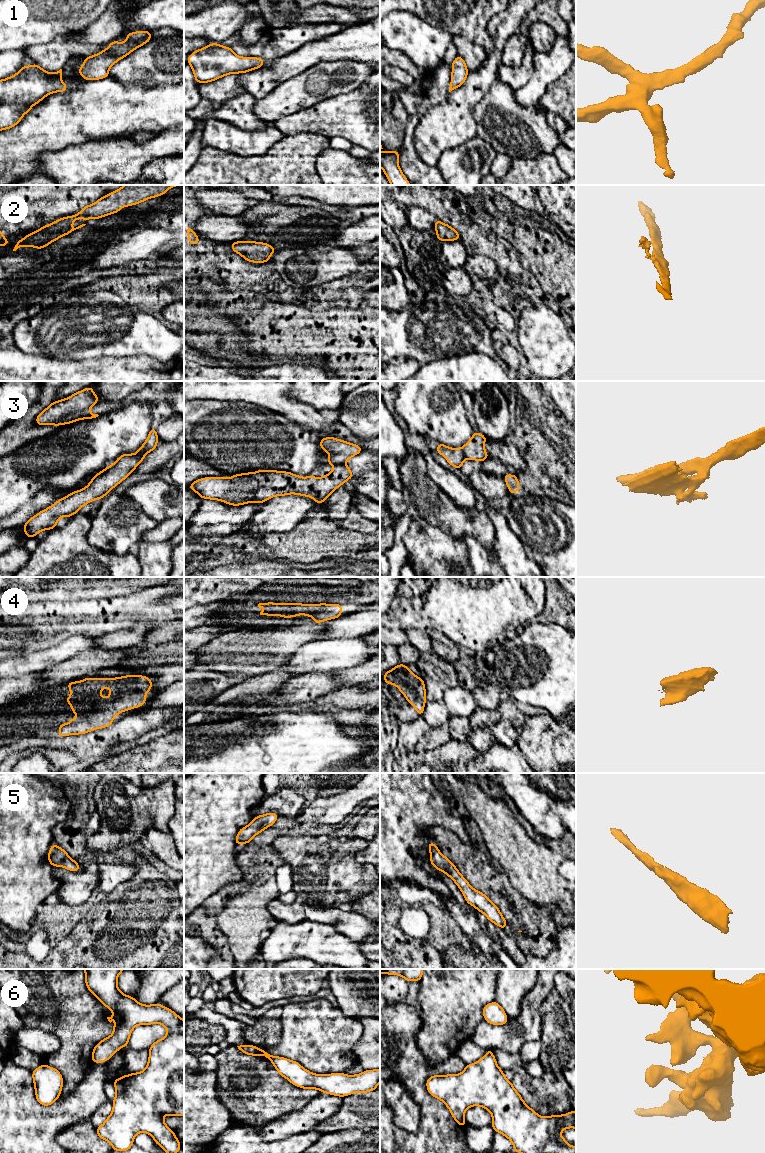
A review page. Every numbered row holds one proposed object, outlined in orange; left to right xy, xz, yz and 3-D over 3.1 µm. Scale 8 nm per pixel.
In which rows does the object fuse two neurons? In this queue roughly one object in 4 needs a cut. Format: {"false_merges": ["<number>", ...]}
{"false_merges": ["3"]}

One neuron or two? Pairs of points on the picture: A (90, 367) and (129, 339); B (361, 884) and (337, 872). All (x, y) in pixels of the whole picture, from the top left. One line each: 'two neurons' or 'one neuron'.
A: two neurons
B: one neuron

